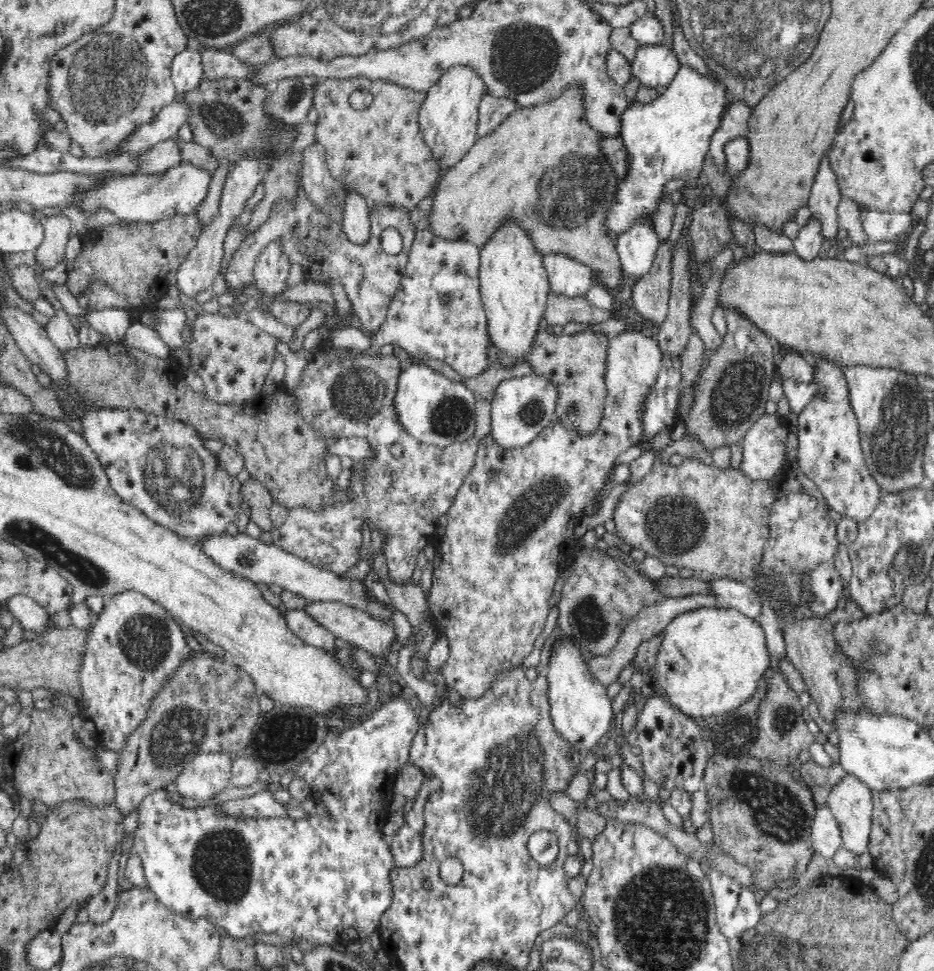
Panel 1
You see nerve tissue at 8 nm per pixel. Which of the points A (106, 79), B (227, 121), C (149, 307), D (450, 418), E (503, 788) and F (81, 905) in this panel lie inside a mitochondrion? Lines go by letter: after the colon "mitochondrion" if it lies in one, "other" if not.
A: mitochondrion
B: mitochondrion
C: other
D: mitochondrion
E: mitochondrion
F: other

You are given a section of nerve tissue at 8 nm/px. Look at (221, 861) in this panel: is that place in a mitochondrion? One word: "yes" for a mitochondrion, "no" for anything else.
yes

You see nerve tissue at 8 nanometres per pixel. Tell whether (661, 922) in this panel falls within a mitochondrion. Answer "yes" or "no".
yes

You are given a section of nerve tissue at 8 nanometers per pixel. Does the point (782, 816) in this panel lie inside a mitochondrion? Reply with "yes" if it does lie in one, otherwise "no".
yes

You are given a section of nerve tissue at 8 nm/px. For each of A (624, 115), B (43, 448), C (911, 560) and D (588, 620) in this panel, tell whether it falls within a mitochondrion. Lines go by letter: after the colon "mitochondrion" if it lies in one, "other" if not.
A: other
B: mitochondrion
C: mitochondrion
D: mitochondrion

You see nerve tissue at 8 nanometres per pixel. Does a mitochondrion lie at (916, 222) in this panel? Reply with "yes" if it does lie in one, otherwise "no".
no

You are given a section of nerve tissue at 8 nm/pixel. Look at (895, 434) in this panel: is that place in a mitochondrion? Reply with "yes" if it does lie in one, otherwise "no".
yes

